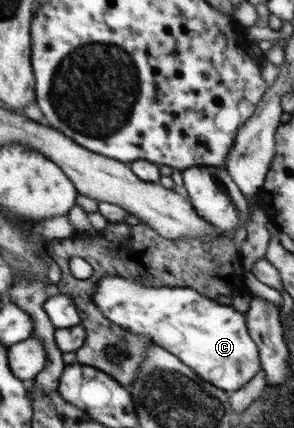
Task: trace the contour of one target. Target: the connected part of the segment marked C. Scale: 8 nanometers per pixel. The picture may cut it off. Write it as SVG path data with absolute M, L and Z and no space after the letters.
M106 276L94 288L98 310L120 328L147 335L182 360L208 383L233 392L262 370L259 349L248 333L246 315L204 297L189 286L145 286L125 277Z

